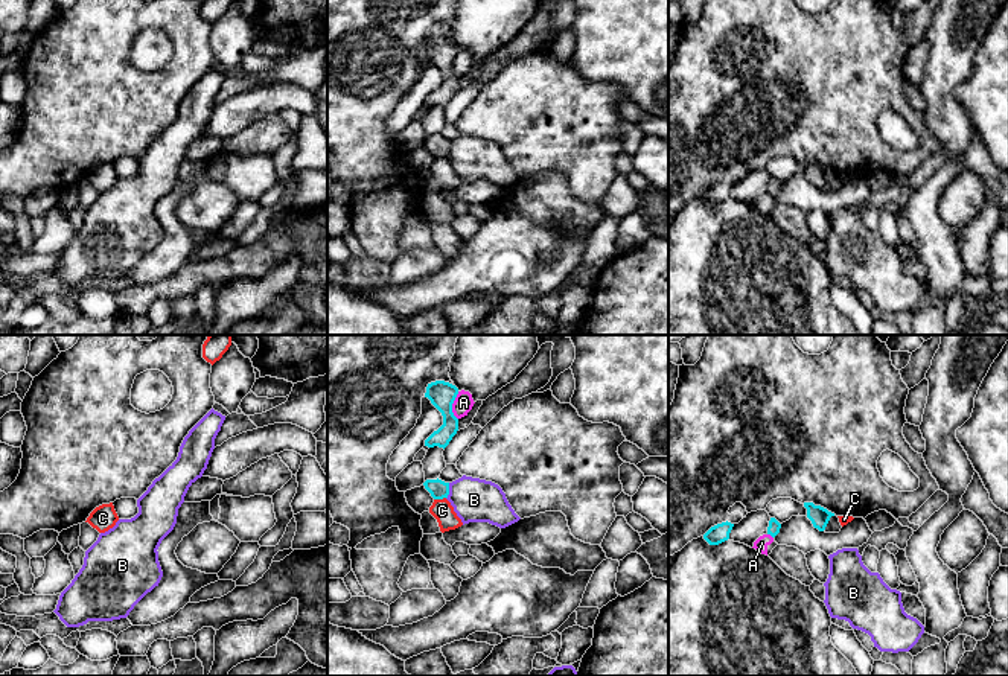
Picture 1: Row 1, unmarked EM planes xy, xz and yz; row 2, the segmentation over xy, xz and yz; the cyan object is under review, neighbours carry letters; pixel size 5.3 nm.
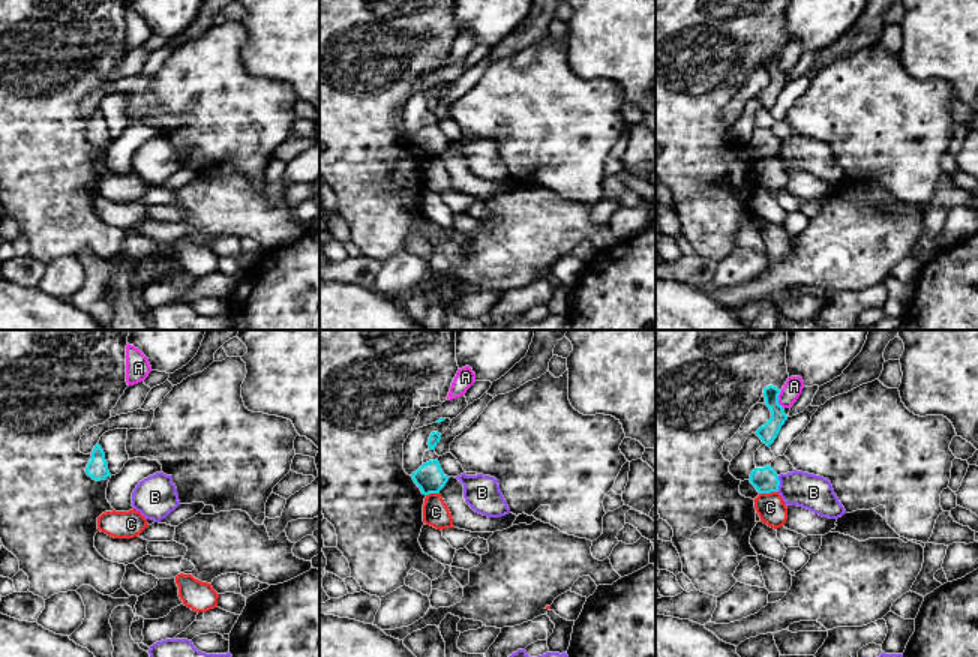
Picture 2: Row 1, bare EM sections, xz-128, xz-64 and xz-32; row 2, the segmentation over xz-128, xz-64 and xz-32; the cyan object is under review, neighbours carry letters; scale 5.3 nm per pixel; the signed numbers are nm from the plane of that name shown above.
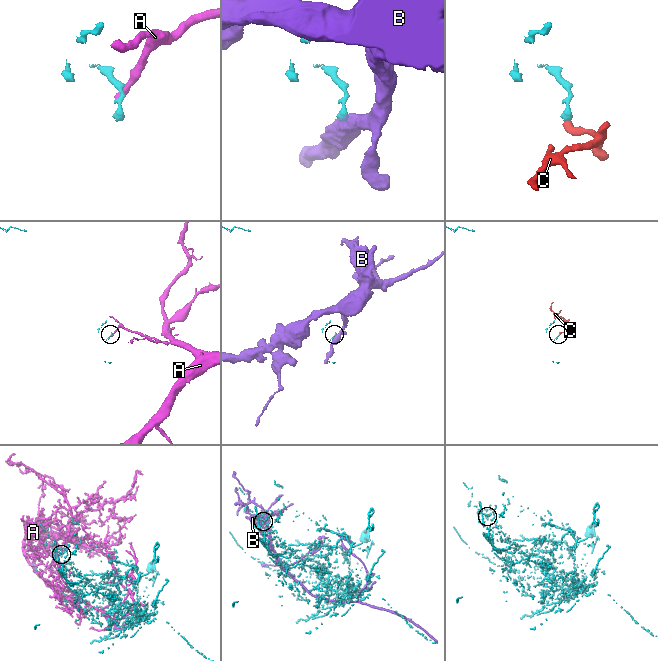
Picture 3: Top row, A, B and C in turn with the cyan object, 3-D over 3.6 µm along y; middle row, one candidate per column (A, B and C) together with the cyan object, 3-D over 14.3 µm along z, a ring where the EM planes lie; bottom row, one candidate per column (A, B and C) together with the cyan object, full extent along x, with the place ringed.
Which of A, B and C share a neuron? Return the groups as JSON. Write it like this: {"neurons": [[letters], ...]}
{"neurons": [["A"], ["B"], ["C"]]}

